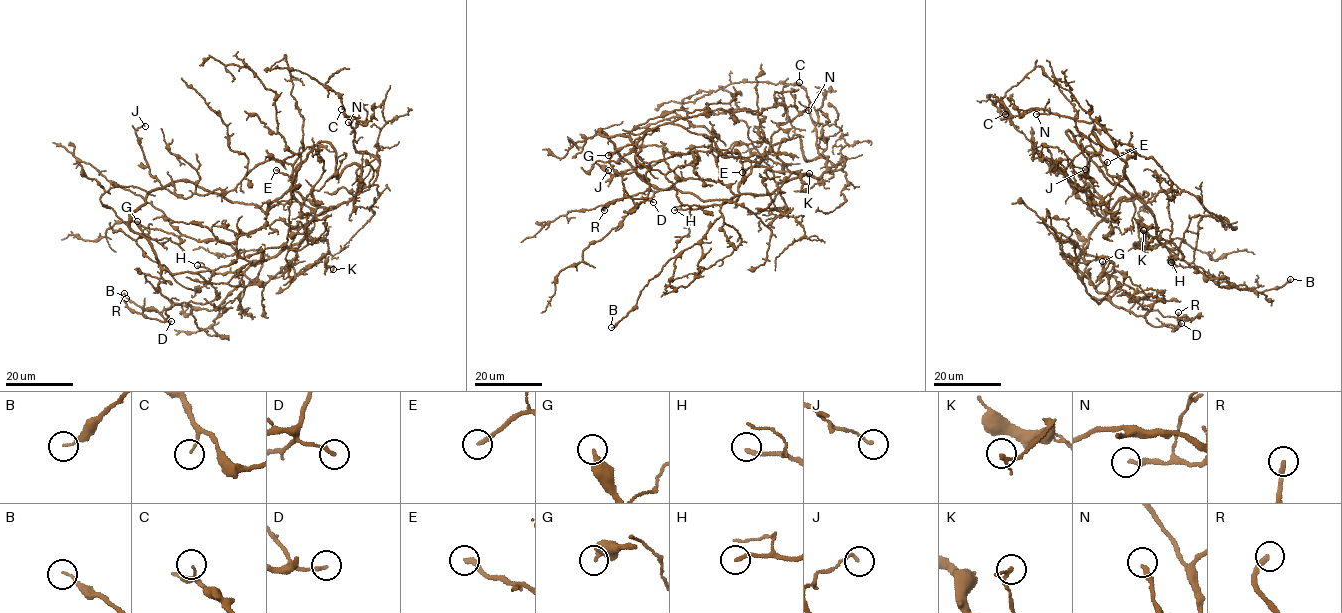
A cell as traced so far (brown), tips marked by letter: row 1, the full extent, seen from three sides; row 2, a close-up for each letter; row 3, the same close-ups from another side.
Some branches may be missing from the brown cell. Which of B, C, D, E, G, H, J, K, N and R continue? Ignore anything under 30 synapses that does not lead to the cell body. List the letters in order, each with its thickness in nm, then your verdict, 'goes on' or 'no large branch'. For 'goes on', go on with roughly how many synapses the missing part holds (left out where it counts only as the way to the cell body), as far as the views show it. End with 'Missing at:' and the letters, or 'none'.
B: calibre 110 nm; no large branch
C: calibre 110 nm; no large branch
D: calibre 170 nm; no large branch
E: calibre 220 nm; goes on; 50 synapses
G: calibre 280 nm; no large branch
H: calibre 190 nm; goes on; 45 synapses
J: calibre 130 nm; no large branch
K: calibre 170 nm; no large branch
N: calibre 240 nm; goes on; 35 synapses
R: calibre 240 nm; goes on; 70 synapses
Missing at: E, H, N, R

